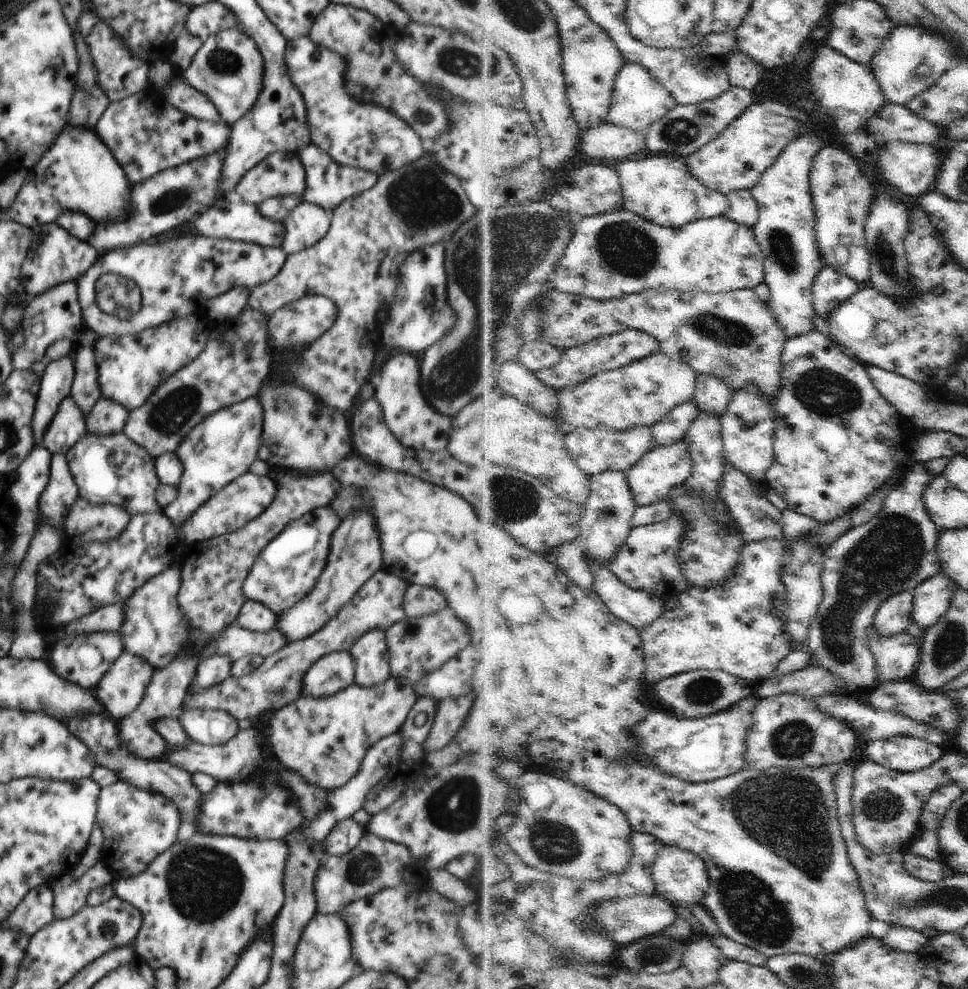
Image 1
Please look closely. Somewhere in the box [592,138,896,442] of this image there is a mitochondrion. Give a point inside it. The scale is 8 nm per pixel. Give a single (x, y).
(821, 390)

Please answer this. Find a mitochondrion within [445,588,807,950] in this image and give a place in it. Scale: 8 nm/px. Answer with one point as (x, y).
(750, 904)

